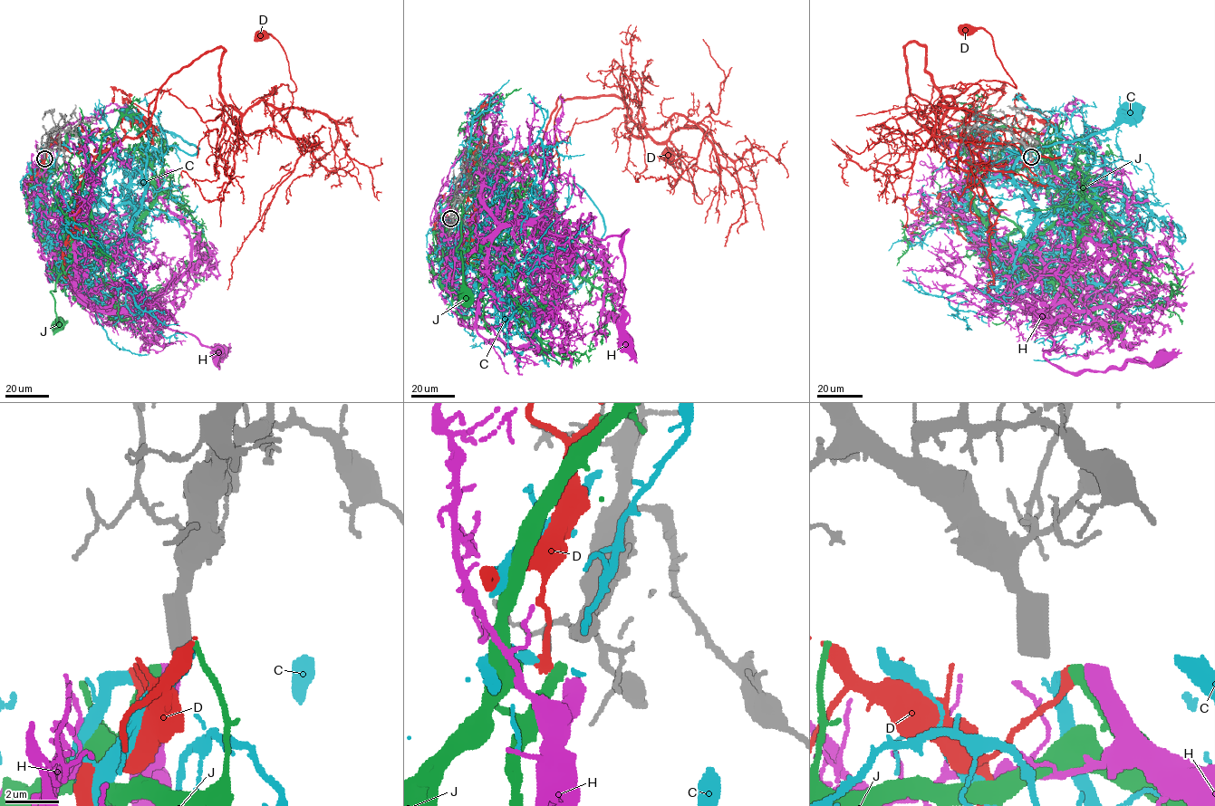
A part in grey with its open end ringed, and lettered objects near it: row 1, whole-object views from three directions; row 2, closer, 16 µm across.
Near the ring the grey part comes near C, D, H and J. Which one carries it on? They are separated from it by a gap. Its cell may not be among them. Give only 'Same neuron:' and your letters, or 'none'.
Same neuron: H

